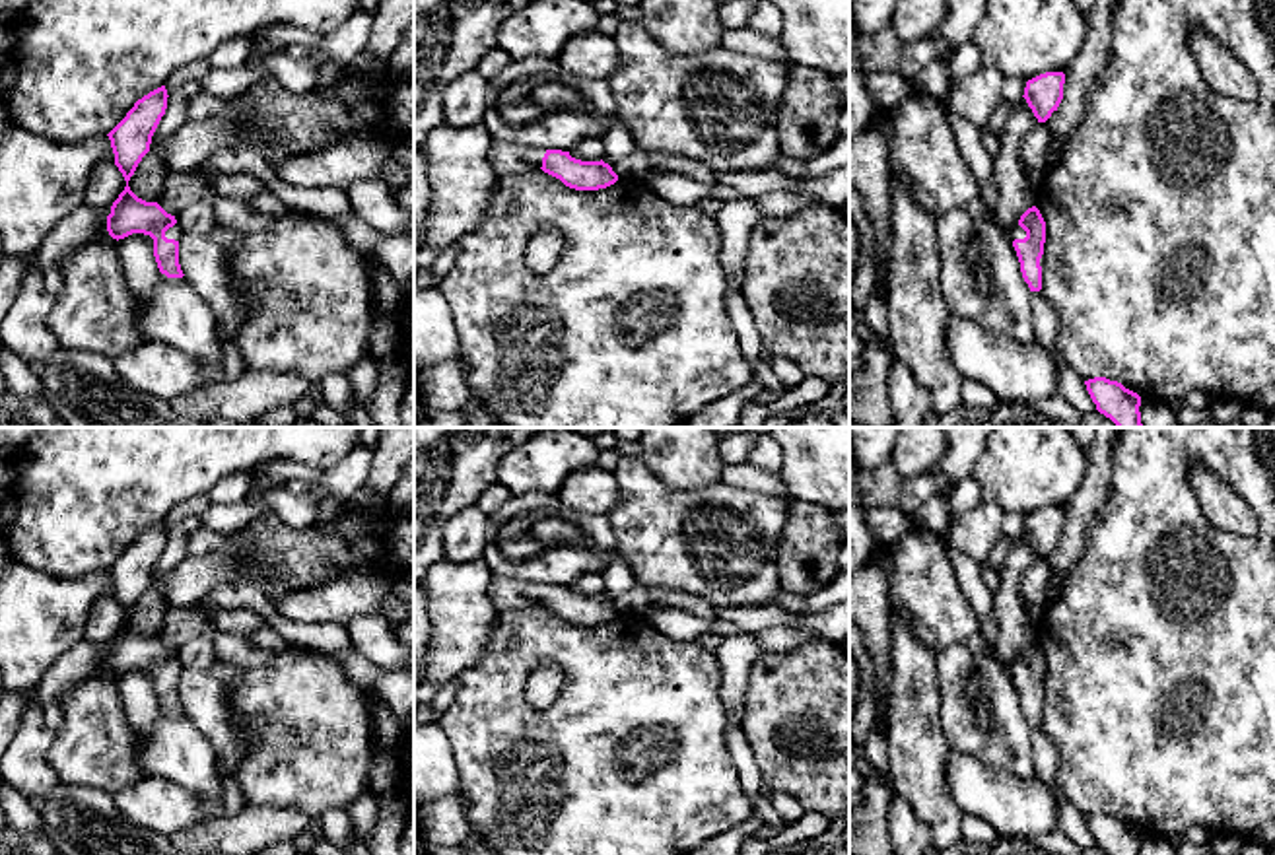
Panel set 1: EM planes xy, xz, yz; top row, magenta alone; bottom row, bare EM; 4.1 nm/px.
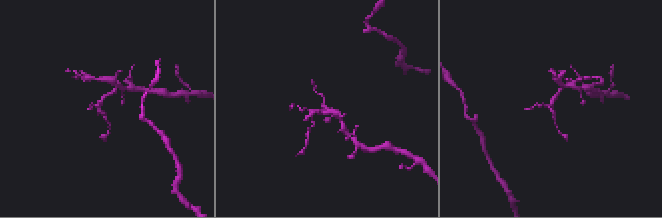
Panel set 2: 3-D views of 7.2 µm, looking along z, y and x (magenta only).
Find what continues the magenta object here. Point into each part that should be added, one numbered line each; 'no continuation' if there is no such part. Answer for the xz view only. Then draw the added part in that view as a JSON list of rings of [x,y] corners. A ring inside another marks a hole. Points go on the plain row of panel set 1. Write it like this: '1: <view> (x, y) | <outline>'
1: xz (506, 593) | [[[494,575],[488,597],[498,612],[509,612],[540,604],[544,589],[544,583]]]

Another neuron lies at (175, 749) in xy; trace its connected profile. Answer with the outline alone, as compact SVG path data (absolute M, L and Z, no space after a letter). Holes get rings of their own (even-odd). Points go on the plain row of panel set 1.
M157 709L154 729L138 733L136 764L144 777L165 777L200 795L202 822L225 816L214 746L185 711Z

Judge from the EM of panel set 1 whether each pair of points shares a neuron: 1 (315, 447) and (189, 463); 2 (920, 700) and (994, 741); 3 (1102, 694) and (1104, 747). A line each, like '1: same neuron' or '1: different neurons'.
1: same neuron
2: different neurons
3: same neuron

